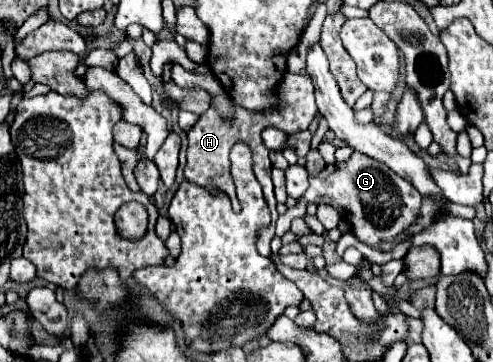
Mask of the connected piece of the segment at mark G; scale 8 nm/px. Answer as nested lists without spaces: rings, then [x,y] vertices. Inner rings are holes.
[[[354,151],[350,161],[326,165],[320,175],[310,177],[310,187],[298,199],[298,205],[288,207],[288,211],[280,215],[276,223],[276,235],[284,237],[284,233],[290,229],[292,219],[306,213],[306,203],[328,203],[336,207],[344,219],[348,219],[348,223],[354,227],[354,235],[362,243],[376,249],[380,241],[396,237],[418,217],[420,199],[422,197],[418,189],[410,181],[380,165],[380,161],[372,161],[370,157],[364,157],[364,153]]]

